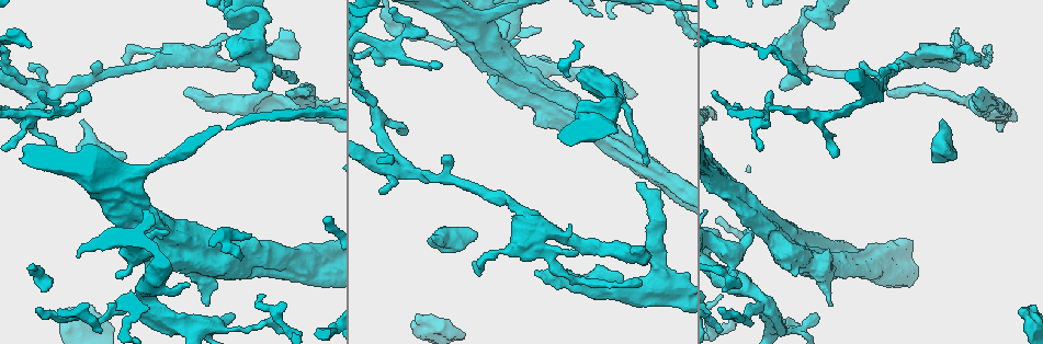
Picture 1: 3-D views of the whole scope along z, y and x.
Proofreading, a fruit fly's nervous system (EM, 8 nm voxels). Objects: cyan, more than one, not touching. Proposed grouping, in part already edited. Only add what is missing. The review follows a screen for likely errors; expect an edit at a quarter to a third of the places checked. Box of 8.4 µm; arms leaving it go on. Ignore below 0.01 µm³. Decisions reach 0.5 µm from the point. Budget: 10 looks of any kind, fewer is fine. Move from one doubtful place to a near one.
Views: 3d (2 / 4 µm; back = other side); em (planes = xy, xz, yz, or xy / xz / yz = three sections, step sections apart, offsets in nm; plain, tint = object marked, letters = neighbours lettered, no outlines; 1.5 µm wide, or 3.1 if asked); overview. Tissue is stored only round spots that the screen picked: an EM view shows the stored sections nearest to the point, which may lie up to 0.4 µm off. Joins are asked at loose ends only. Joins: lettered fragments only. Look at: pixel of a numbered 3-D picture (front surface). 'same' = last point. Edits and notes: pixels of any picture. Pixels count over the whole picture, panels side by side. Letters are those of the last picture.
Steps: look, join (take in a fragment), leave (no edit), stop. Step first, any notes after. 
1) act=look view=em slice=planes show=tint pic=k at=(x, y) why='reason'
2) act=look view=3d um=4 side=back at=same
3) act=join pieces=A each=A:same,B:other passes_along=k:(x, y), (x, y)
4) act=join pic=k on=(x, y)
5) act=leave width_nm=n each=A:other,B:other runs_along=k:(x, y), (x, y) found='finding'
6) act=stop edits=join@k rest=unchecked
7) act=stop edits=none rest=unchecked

act=look view=3d um=2 pic=1 at=(96, 61) why='an open end'

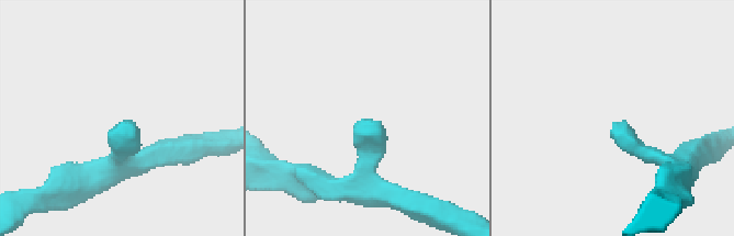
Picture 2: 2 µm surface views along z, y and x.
act=look view=em slice=planes show=letters pic=2 at=(619, 123)

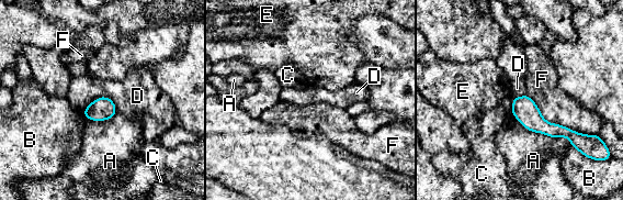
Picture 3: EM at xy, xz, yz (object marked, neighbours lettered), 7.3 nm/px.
act=leave longest_contact=F:550nm each=A:other,B:other,C:other,D:other,E:other,F:other found='no lettered fragment goes on from it'

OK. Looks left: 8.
act=look view=3d um=2 side=back pic=1 at=(943, 124) why='free end'

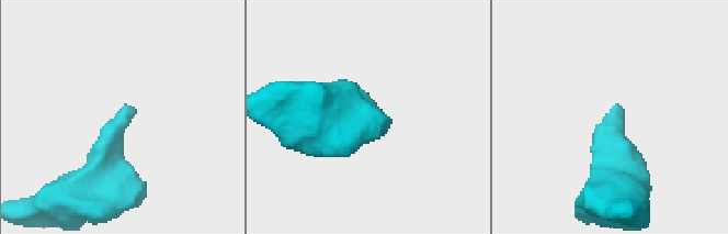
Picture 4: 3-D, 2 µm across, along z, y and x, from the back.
act=look view=em slice=xz step=4 show=plain pic=4 at=(136, 110)

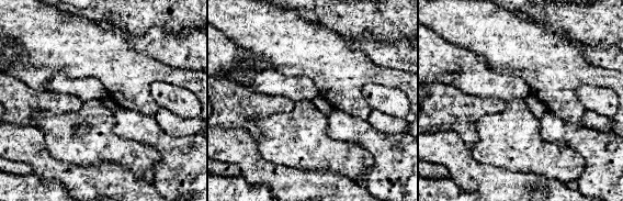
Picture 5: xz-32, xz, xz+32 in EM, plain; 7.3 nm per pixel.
act=look view=em slice=xz step=4 show=letters at=same

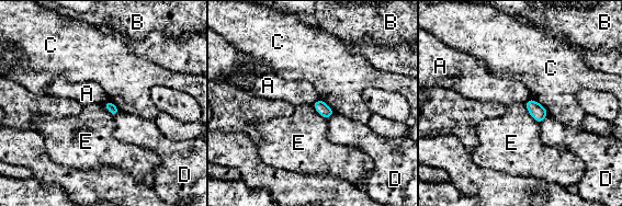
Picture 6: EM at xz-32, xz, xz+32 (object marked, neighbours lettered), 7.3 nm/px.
act=leave longest_contact=E:200nm each=A:other,B:other,C:other,D:other,E:other border=6:(524, 102), (527, 111), (539, 124) found='none of them fits'

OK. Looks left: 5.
act=look view=em slice=xz step=4 show=tint pic=1 at=(954, 36) why='free end'

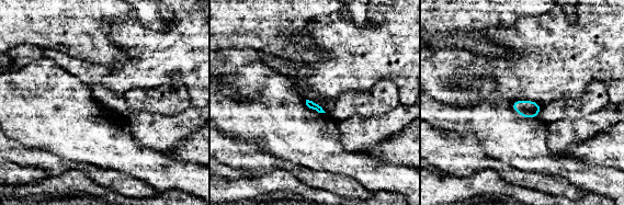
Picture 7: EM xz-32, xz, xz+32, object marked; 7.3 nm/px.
act=look view=em slice=yz step=4 show=letters at=same

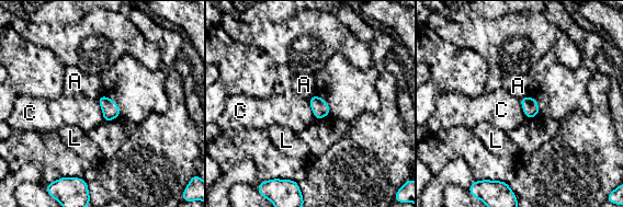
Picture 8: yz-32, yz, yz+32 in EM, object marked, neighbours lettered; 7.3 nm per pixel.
act=leave each=A:other,C:other,L:other found='none of them fits'

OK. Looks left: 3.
act=look view=em slice=yz step=4 show=letters pic=1 at=(579, 75) why='stops while still wide'

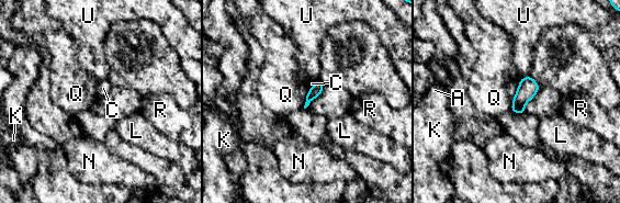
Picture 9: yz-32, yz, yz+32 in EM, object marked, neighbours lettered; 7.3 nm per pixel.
act=leave each=A:other,C:other,K:other,L:other,N:other,Q:other,R:other,U:other border=9:(520, 79), (509, 110) found='no lettered fragment goes on from it'

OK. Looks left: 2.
act=stop edits=none rest=unchecked

